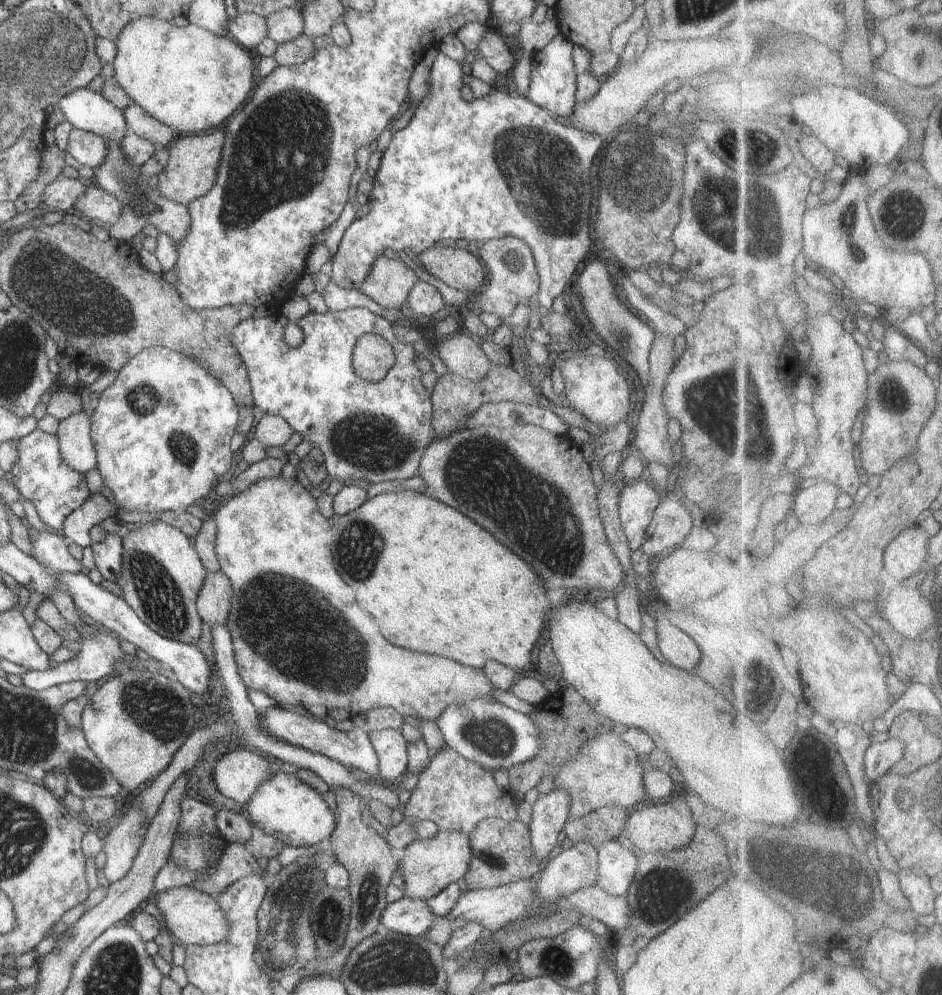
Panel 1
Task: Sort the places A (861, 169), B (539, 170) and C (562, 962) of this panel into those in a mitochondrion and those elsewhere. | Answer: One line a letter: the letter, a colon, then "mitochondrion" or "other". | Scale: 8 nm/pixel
A: other
B: mitochondrion
C: mitochondrion

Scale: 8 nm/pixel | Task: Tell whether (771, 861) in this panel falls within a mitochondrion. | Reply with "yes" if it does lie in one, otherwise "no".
yes

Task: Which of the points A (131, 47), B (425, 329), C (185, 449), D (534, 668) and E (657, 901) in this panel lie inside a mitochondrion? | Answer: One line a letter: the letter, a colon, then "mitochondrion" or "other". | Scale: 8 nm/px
A: other
B: other
C: mitochondrion
D: other
E: mitochondrion

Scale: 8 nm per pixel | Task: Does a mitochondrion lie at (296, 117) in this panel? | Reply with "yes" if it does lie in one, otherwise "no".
yes

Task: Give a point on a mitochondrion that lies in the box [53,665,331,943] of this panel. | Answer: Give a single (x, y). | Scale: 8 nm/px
(157, 709)

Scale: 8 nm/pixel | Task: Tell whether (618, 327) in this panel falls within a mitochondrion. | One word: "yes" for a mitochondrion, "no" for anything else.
yes

